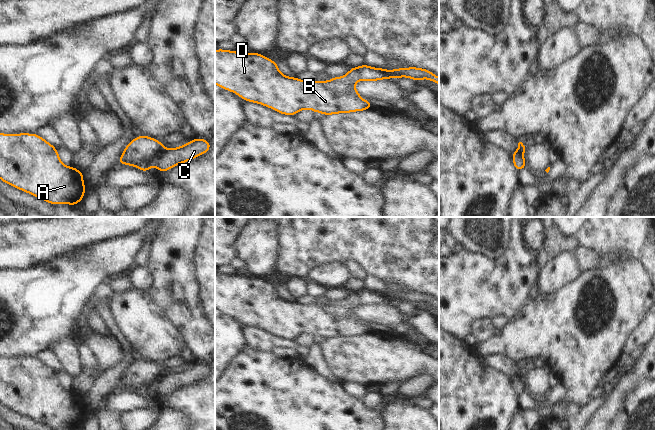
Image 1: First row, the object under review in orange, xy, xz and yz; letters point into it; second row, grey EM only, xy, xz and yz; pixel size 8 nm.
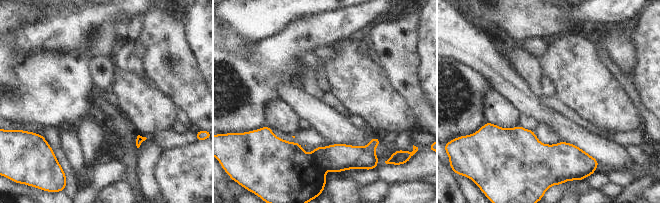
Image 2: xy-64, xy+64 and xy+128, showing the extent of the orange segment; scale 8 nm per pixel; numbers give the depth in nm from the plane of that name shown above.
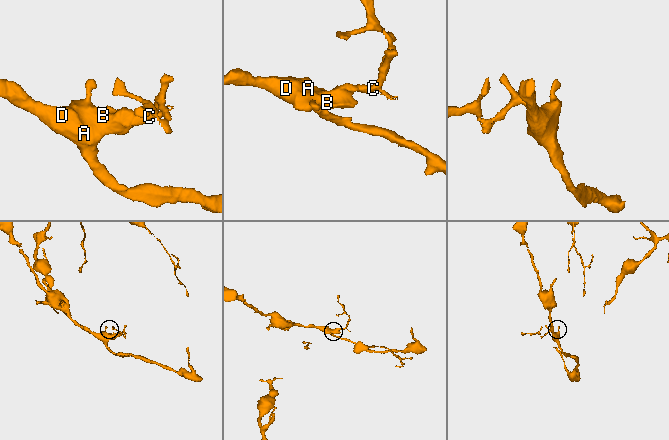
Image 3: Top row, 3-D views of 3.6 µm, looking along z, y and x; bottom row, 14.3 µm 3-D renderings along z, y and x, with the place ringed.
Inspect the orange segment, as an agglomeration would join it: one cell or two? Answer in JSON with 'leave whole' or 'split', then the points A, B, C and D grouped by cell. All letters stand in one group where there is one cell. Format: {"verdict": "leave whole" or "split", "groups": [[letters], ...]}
{"verdict": "split", "groups": [["A", "B", "D"], ["C"]]}

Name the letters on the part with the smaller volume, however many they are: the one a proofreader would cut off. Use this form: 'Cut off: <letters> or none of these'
Cut off: C.

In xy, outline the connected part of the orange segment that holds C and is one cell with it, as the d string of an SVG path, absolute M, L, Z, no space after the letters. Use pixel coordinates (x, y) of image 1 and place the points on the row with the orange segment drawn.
M195 138L192 141L177 148L163 150L156 160L158 172L166 172L176 165L188 162L208 152L211 144L208 140Z

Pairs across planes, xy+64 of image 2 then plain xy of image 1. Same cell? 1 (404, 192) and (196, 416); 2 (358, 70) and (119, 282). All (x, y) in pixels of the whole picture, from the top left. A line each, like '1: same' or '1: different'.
1: different
2: different

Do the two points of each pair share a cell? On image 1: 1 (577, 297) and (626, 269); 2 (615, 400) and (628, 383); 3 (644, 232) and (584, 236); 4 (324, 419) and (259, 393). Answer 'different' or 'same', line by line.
1: same
2: same
3: same
4: same

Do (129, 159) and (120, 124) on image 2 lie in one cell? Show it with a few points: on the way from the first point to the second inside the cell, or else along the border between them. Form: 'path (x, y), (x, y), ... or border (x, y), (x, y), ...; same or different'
path (128, 150), (124, 133); same

